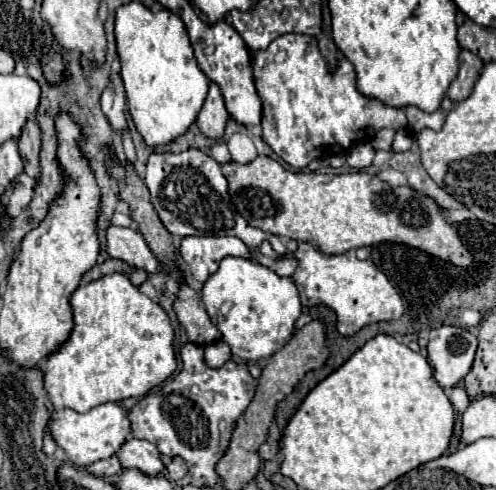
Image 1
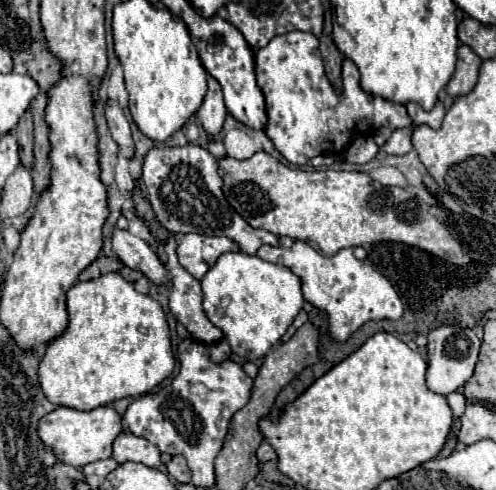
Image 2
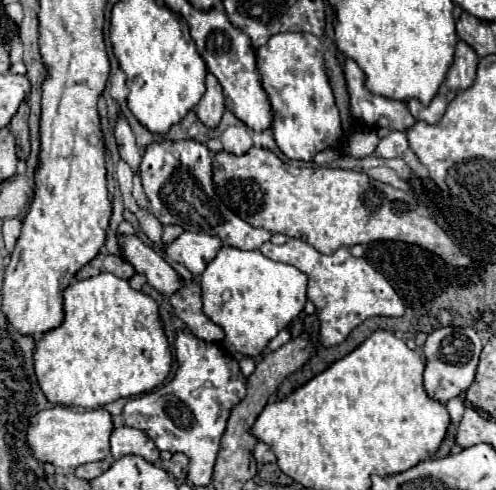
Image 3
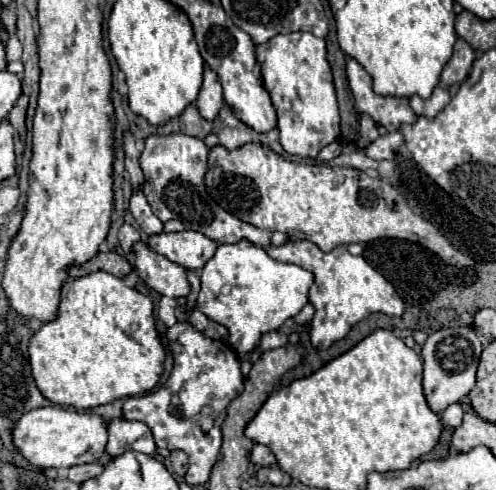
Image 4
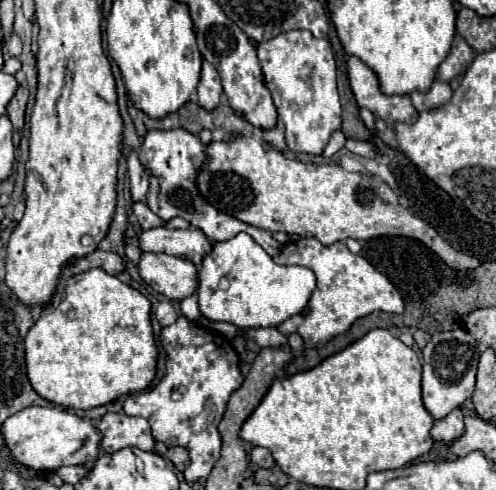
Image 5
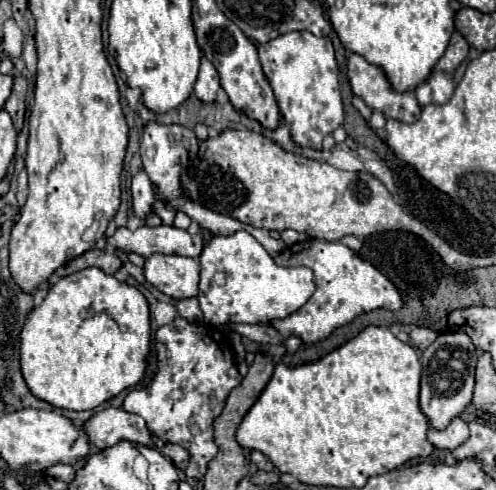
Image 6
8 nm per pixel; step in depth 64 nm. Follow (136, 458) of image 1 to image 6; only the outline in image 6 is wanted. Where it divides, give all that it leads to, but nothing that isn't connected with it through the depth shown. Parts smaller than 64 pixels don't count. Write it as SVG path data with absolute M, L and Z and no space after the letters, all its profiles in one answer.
M104 408L96 412L82 426L88 432L90 444L98 450L104 450L118 440L130 440L138 444L150 444L150 432L142 416L126 412L124 408Z

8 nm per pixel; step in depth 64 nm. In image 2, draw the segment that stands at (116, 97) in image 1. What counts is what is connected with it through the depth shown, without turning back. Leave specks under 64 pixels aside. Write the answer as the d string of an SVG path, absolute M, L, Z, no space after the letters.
M114 100L106 102L106 120L108 120L108 128L112 132L112 138L116 140L118 148L120 148L120 154L126 160L134 158L136 148L134 148L134 140L130 134L130 124L128 124L122 108L118 106L118 102L114 102Z

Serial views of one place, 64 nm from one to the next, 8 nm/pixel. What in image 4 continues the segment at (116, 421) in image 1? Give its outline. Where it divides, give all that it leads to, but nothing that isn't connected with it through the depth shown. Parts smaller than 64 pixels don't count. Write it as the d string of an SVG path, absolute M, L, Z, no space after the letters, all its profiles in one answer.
M62 406L34 408L14 422L12 442L32 466L40 468L70 468L76 464L96 462L106 454L106 420L98 414L80 414Z

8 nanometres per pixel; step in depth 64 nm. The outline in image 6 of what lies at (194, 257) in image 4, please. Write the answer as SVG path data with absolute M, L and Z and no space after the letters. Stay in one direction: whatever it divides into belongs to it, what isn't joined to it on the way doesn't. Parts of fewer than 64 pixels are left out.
M142 224L134 232L120 226L114 230L112 236L106 238L106 242L112 248L118 248L122 252L136 252L142 254L144 258L152 254L178 254L198 258L204 248L204 240L200 234L190 236L186 230L166 224L160 226Z

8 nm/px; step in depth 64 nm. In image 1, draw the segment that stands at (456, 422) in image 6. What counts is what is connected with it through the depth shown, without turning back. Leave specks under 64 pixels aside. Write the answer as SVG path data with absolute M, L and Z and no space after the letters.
M456 386L456 388L452 388L452 392L450 392L450 402L452 402L454 410L462 414L462 412L468 408L470 398L468 398L468 394L466 394L466 390L464 390L462 386Z

